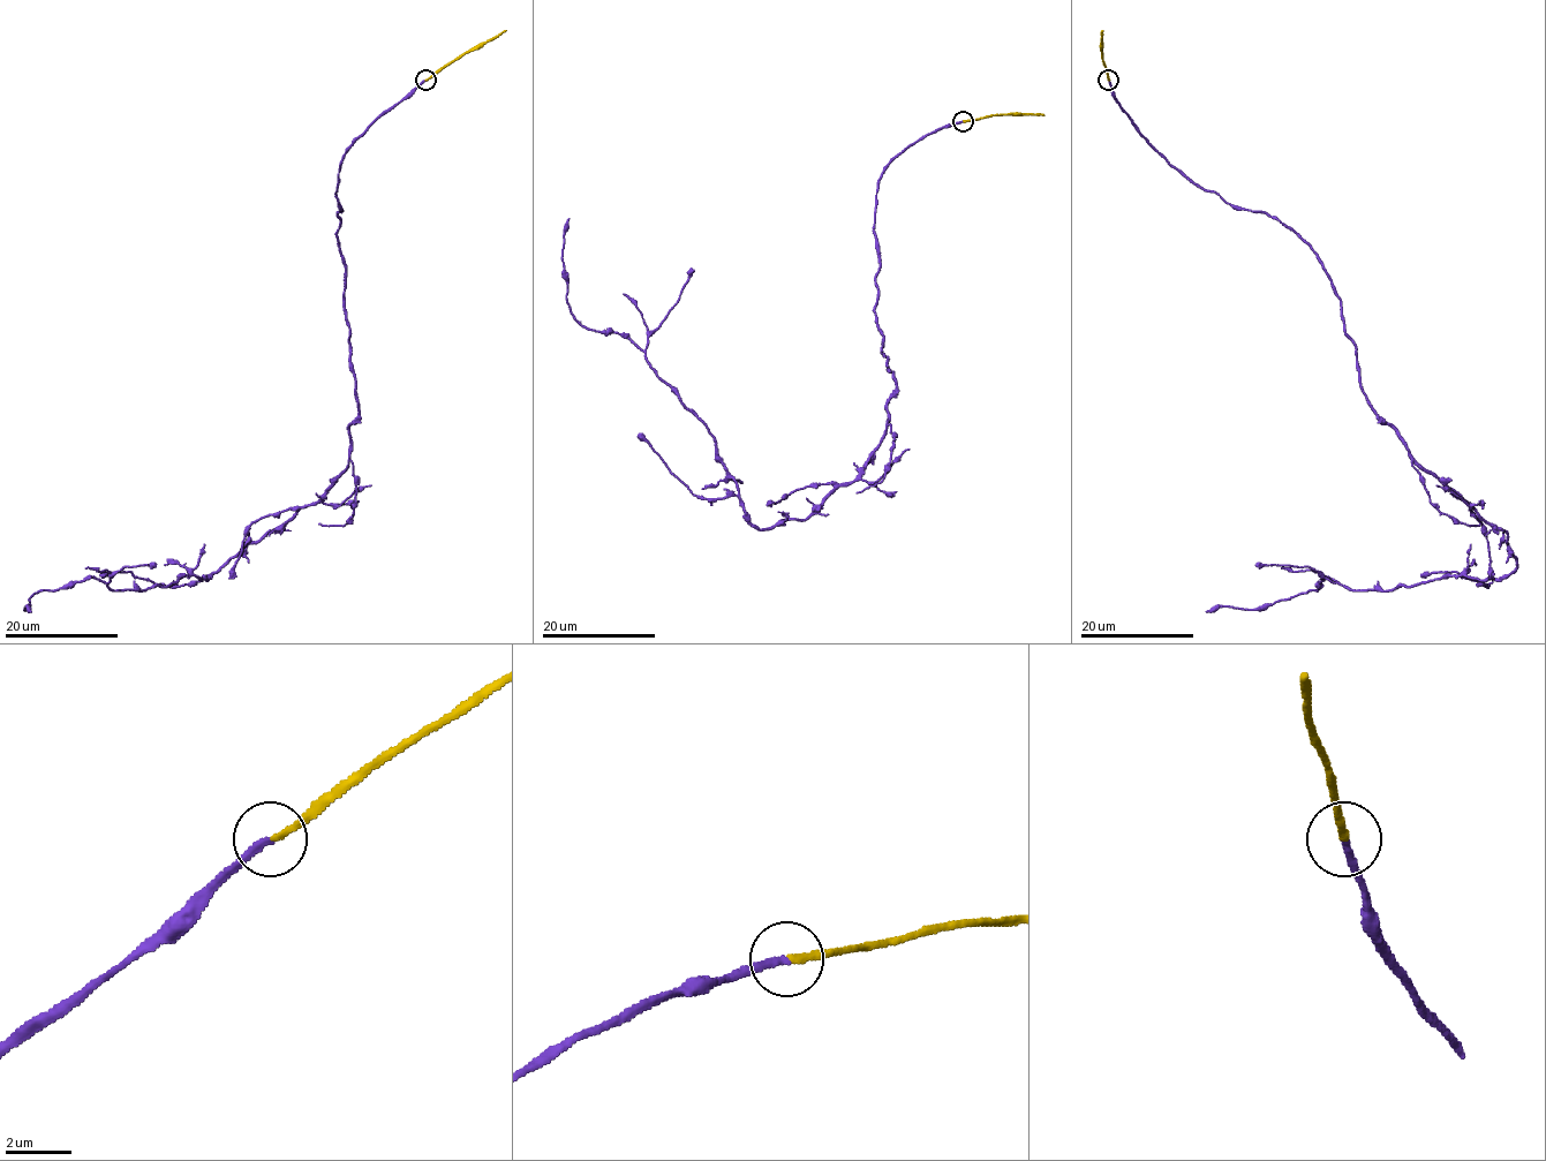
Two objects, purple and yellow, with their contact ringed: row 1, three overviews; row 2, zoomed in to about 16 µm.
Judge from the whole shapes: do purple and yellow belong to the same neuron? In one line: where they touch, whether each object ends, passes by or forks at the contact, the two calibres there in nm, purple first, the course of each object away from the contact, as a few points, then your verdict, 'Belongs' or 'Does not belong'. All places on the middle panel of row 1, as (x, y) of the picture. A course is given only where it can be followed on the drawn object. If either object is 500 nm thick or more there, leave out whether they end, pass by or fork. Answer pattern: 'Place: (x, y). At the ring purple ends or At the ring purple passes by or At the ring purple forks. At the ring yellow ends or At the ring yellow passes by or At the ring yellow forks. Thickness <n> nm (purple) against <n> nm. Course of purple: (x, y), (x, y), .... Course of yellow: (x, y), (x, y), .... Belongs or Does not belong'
Place: (963, 121). At the ring purple ends. At the ring yellow ends. Thickness 200 nm (purple) against 180 nm. Course of purple: (963, 121), (879, 183), (897, 391), (865, 468), (805, 520), (749, 521), (642, 351), (575, 319), (568, 219). Course of yellow: (963, 121), (993, 115), (1045, 115). Belongs

